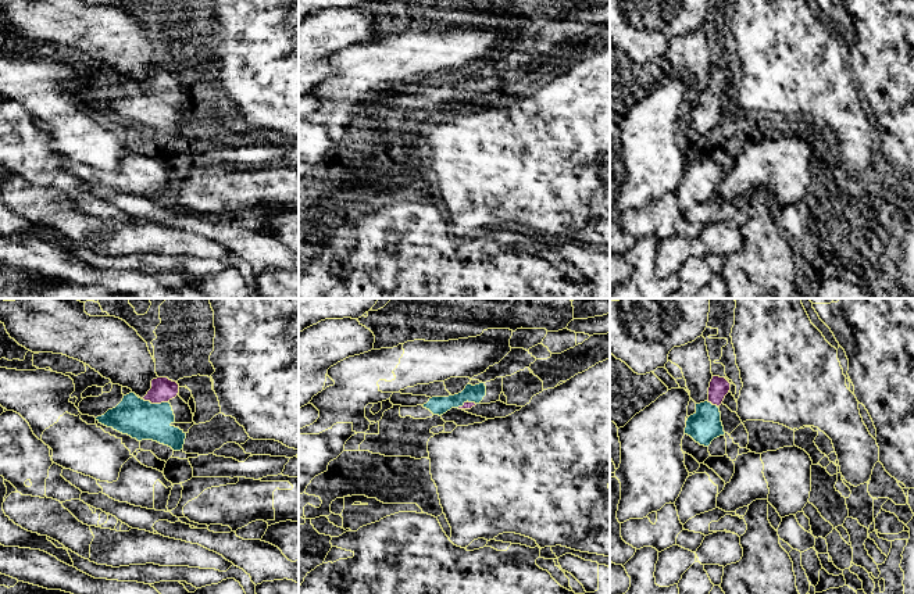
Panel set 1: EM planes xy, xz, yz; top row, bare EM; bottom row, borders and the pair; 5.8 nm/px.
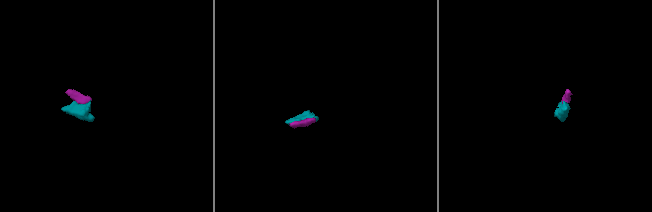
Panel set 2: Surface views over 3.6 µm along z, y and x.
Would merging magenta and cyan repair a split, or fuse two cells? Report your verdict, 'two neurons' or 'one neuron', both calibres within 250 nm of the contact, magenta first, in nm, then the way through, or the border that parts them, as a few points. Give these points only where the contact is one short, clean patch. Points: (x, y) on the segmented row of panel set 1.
one neuron; calibres 140 and 220 nm; way xy (163, 389), (156, 403), (140, 419)

